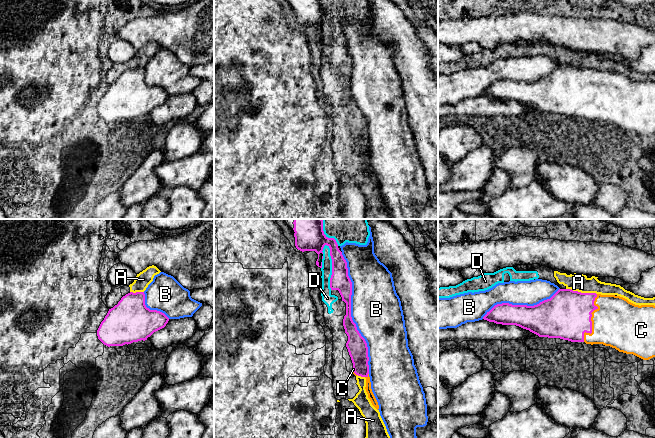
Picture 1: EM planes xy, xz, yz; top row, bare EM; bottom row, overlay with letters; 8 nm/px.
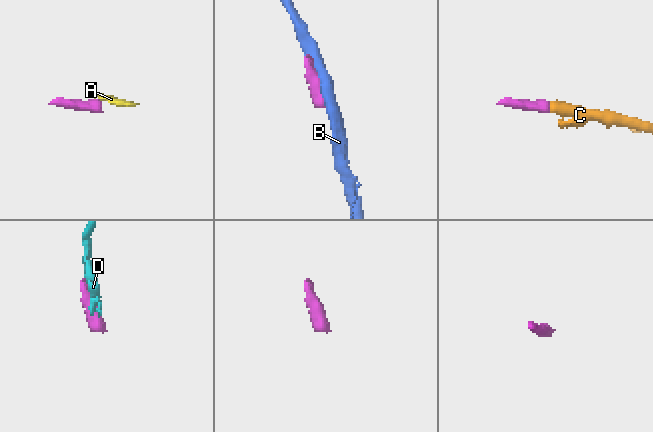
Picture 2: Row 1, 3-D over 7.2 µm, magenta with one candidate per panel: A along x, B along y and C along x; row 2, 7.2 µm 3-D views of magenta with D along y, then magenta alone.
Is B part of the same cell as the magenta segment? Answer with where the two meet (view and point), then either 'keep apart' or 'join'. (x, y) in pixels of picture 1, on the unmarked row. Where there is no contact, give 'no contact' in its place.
contact xz (350, 89); keep apart

